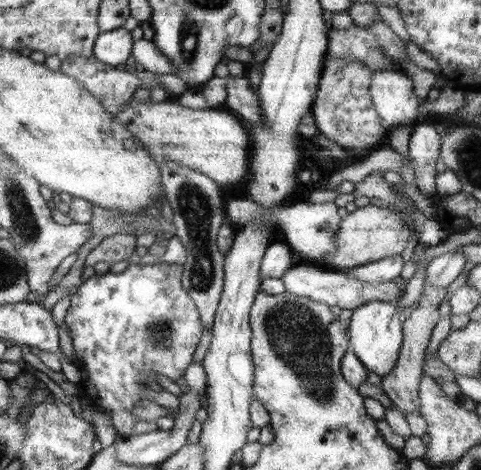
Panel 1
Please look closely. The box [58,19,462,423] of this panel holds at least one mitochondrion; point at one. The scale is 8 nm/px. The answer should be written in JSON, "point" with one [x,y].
{"point":[295,335]}

